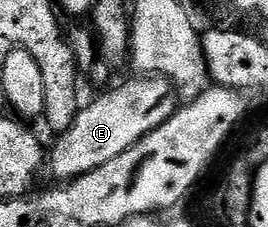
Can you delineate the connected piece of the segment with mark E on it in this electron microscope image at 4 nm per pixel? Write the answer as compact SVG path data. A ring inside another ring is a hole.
M139 75L138 80L130 80L119 88L103 94L99 100L79 111L77 118L66 132L57 137L54 149L48 152L48 168L55 181L69 182L75 176L83 176L112 158L120 158L140 138L156 130L176 111L176 89L164 76Z

